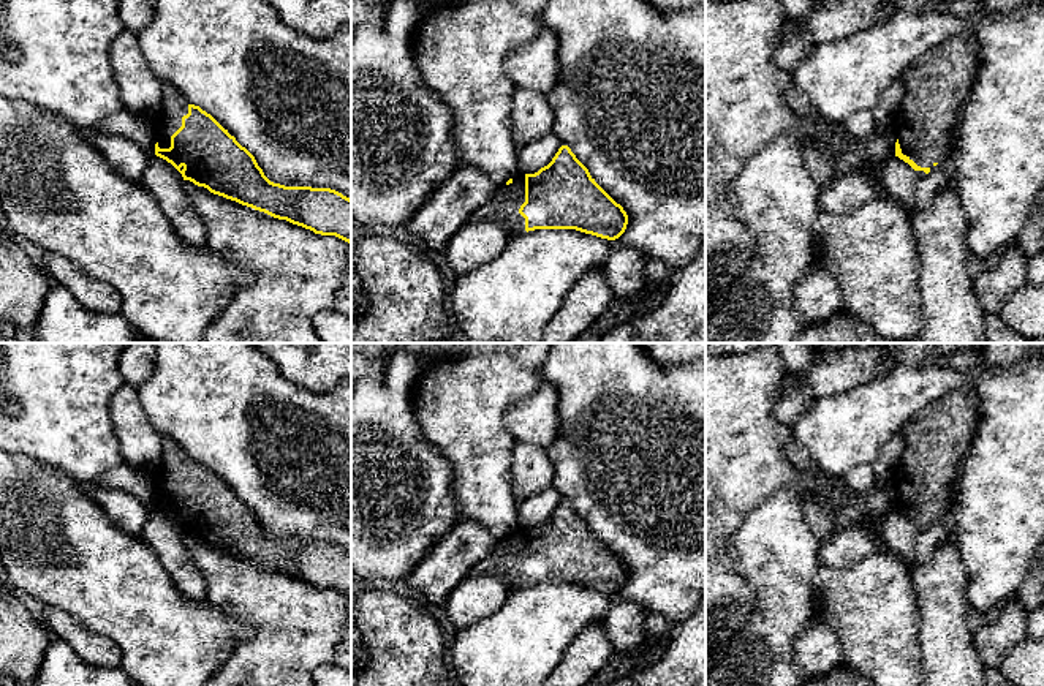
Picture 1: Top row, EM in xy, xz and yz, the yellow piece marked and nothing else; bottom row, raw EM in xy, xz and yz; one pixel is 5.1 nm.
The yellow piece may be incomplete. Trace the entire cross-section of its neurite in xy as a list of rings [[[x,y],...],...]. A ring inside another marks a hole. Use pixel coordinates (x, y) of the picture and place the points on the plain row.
[[[163,438],[158,468],[146,469],[158,496],[155,509],[210,547],[351,599],[351,553],[331,542],[270,536],[255,511],[210,468]]]

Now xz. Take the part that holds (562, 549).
[[[568,499],[535,528],[516,528],[468,575],[492,575],[511,591],[535,583],[576,583],[618,593],[628,569],[590,530]]]

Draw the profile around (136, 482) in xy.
[[[122,462],[104,471],[95,482],[108,488],[122,490],[138,498],[150,511],[155,509],[158,493],[146,469],[138,469]]]

